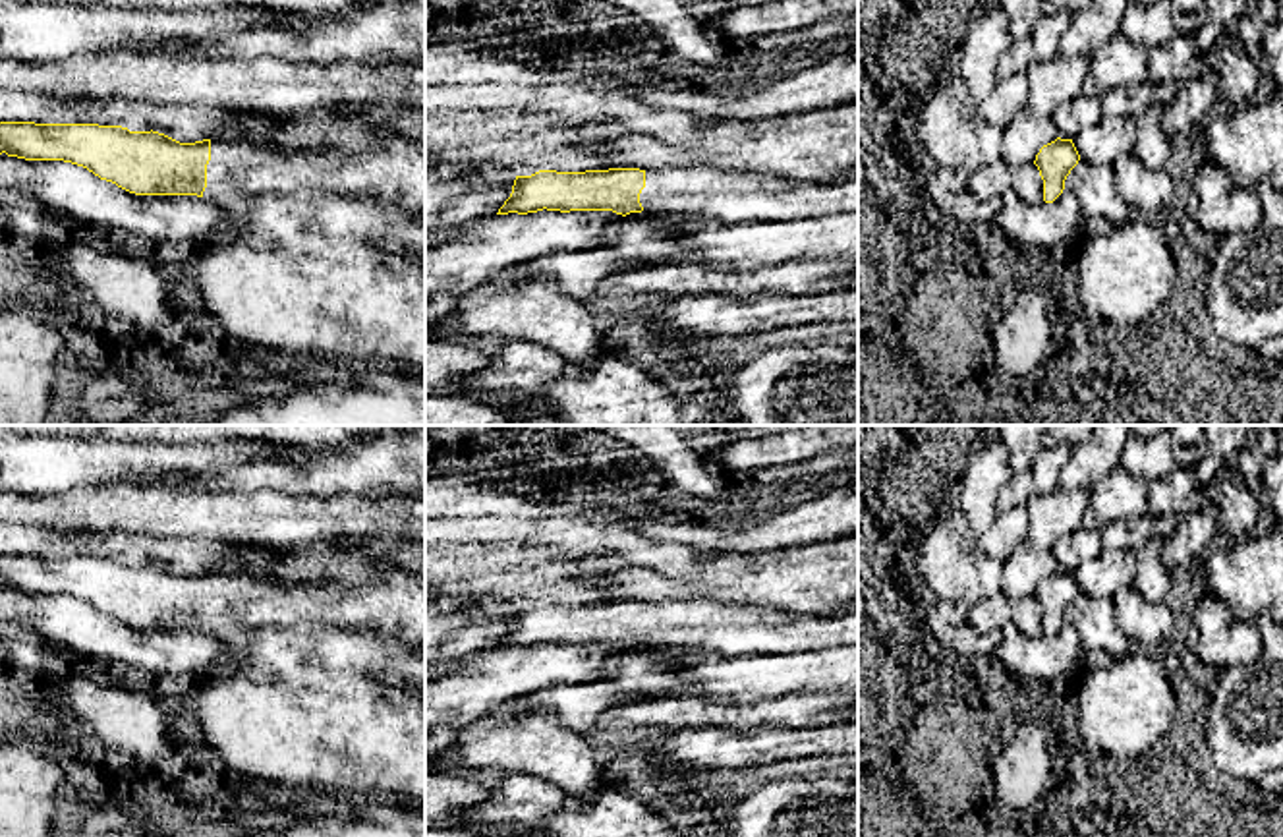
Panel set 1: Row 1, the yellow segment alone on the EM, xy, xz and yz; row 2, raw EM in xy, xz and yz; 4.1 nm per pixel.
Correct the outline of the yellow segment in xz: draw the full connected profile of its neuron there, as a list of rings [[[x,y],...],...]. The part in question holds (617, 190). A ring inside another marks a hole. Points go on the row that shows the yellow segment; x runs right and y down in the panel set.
[[[609,168],[585,172],[539,170],[516,176],[497,215],[537,211],[613,211],[682,215],[725,224],[806,220],[858,213],[858,180],[815,184],[763,172],[715,168]]]

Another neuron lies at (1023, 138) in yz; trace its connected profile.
[[[1022,108],[1003,128],[1001,159],[1009,166],[1024,166],[1036,160],[1040,149],[1057,139],[1053,116],[1038,118],[1028,108]]]

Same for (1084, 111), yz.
[[[1080,95],[1070,102],[1063,102],[1055,108],[1053,120],[1057,126],[1057,137],[1069,139],[1086,126],[1096,126],[1101,120],[1101,101],[1098,97]]]

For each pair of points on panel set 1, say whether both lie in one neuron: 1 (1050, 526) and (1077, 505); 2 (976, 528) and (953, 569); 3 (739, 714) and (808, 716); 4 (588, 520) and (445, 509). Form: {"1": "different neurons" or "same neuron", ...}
{"1": "same neuron", "2": "different neurons", "3": "same neuron", "4": "same neuron"}

